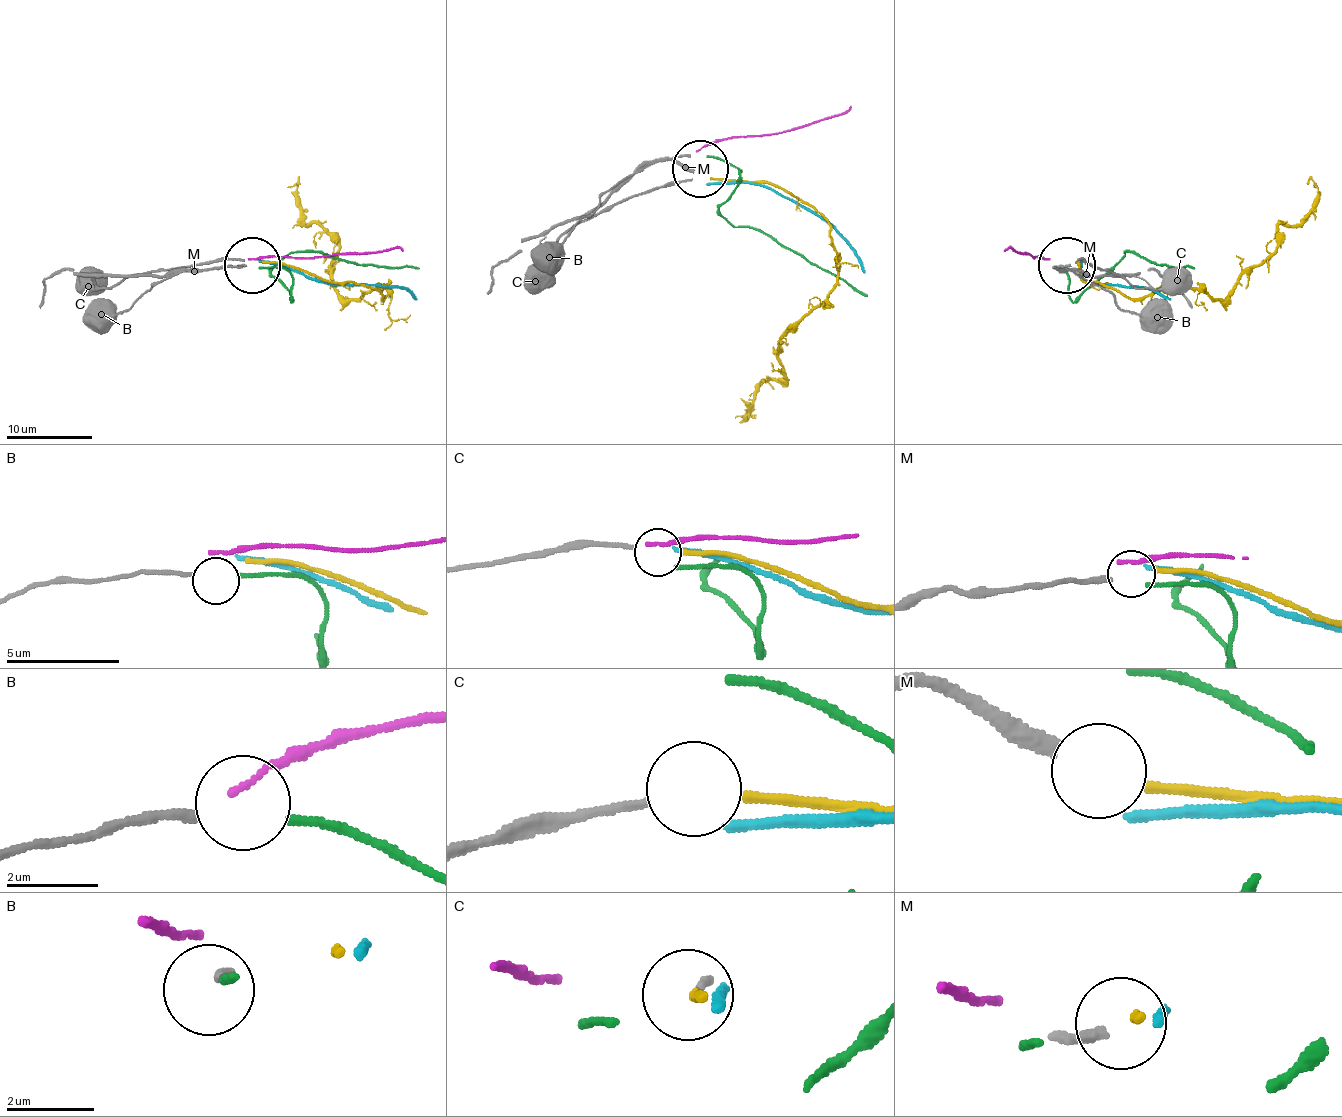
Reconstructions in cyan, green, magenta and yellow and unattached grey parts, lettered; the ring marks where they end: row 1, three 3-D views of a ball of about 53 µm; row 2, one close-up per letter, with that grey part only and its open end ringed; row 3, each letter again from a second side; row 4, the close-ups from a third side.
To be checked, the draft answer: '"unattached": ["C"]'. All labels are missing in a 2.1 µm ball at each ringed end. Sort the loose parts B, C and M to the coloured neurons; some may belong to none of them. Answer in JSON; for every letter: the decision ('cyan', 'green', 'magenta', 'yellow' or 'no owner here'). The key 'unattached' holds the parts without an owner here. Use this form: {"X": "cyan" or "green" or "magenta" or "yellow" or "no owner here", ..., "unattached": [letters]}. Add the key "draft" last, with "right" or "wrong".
{"B": "green", "C": "yellow", "M": "no owner here", "unattached": ["M"], "draft": "wrong"}

